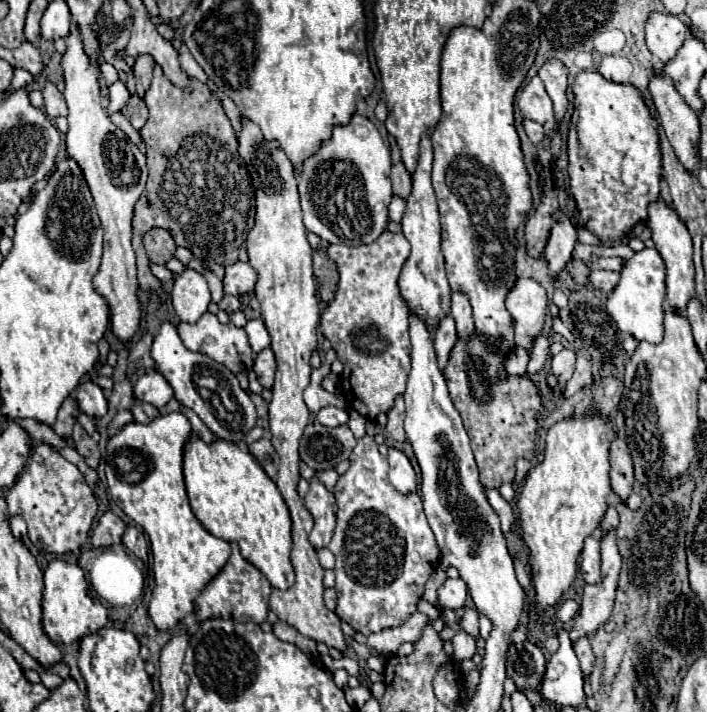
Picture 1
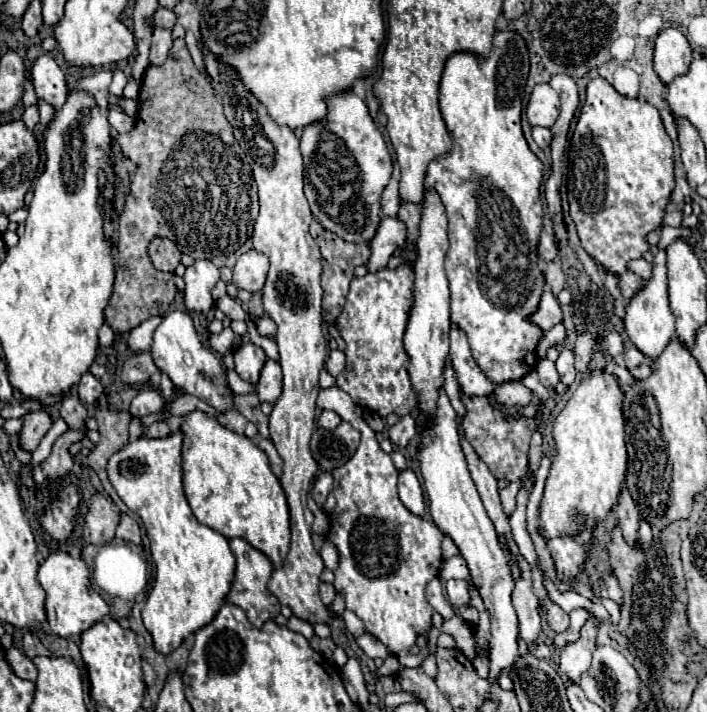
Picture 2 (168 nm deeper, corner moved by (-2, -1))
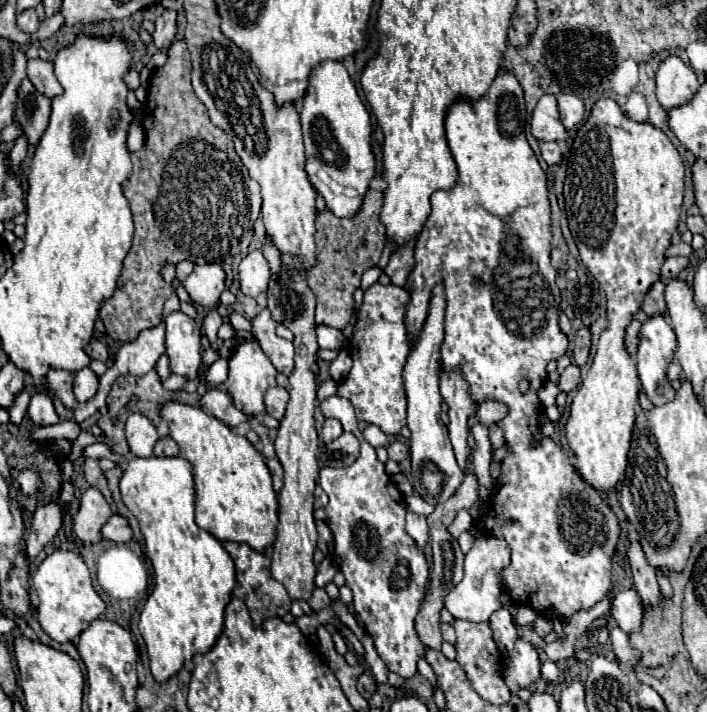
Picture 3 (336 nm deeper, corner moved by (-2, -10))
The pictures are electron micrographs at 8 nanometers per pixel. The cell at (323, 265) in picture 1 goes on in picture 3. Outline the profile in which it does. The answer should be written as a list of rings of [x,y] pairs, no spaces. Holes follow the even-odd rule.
[[[367,189],[359,215],[353,215],[351,219],[339,219],[327,209],[315,213],[317,263],[307,271],[307,285],[311,291],[315,291],[317,297],[317,325],[345,329],[353,317],[353,293],[361,285],[361,275],[369,267],[377,265],[385,247],[385,227],[379,221],[381,205],[383,193],[377,189]]]

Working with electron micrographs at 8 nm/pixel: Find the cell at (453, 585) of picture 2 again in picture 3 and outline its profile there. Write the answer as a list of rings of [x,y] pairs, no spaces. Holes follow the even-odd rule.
[[[481,537],[475,541],[473,549],[465,555],[465,577],[445,599],[445,607],[455,619],[467,619],[473,623],[489,621],[489,615],[503,607],[501,597],[501,577],[499,571],[509,563],[509,547],[503,539],[497,537]]]

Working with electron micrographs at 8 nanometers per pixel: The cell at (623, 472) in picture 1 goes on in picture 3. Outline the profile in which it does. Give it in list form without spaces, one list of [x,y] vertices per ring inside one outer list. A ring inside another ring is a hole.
[[[633,543],[627,547],[627,557],[631,563],[631,573],[633,573],[633,583],[637,593],[641,595],[643,603],[647,607],[657,607],[661,603],[661,589],[657,583],[657,575],[655,569],[647,563],[643,549],[639,543]]]

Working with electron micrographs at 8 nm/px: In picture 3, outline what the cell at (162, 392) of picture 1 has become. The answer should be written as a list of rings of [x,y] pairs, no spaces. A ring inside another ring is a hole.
[[[131,413],[125,423],[125,435],[127,435],[129,449],[135,457],[151,457],[153,455],[153,445],[159,437],[157,437],[153,423],[147,417],[143,417],[139,413]]]

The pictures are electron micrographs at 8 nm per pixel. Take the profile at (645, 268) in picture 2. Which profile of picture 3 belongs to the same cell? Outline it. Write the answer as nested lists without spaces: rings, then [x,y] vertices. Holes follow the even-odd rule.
[[[667,257],[661,269],[661,277],[677,277],[689,265],[689,257]]]

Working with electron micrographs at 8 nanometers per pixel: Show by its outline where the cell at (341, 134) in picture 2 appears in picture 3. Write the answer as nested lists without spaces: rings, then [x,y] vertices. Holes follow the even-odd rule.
[[[341,61],[317,63],[301,101],[301,125],[307,155],[307,173],[325,197],[327,209],[337,217],[351,217],[359,211],[369,181],[375,177],[375,155],[371,151],[371,123],[357,89]]]

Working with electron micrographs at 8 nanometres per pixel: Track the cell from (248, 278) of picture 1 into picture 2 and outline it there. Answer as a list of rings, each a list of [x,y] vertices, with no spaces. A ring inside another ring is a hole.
[[[249,250],[239,256],[235,268],[233,268],[233,284],[241,290],[259,292],[265,284],[269,270],[269,262],[265,254],[259,254],[255,250]]]

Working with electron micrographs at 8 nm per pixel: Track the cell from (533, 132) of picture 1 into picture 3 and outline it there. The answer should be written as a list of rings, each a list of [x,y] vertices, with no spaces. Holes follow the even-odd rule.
[[[539,141],[541,147],[541,155],[547,161],[547,165],[555,165],[561,161],[561,147],[559,143],[547,143],[547,141]]]

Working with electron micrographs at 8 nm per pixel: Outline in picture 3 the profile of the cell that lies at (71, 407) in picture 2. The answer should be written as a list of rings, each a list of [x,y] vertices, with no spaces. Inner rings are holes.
[[[51,369],[47,373],[47,389],[53,391],[69,409],[77,407],[75,395],[73,395],[73,373],[71,371],[63,371],[63,369]]]

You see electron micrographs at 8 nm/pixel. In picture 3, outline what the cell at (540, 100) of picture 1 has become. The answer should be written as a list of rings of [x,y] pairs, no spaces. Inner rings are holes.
[[[543,95],[531,117],[531,133],[539,141],[565,141],[567,129],[563,127],[557,111],[557,99]]]

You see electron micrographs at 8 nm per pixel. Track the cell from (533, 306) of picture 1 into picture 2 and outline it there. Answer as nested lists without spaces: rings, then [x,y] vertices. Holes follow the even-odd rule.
[[[549,288],[543,290],[539,306],[535,310],[535,314],[529,314],[527,320],[535,326],[539,326],[543,332],[547,332],[551,326],[555,326],[557,322],[561,322],[561,308],[557,298],[551,294]]]

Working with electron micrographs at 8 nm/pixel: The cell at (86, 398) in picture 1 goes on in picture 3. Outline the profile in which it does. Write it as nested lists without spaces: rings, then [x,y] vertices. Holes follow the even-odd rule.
[[[83,367],[83,369],[75,371],[73,393],[75,393],[75,397],[77,397],[79,403],[89,401],[89,399],[95,395],[97,385],[99,385],[99,379],[97,379],[97,375],[95,375],[89,367]]]

